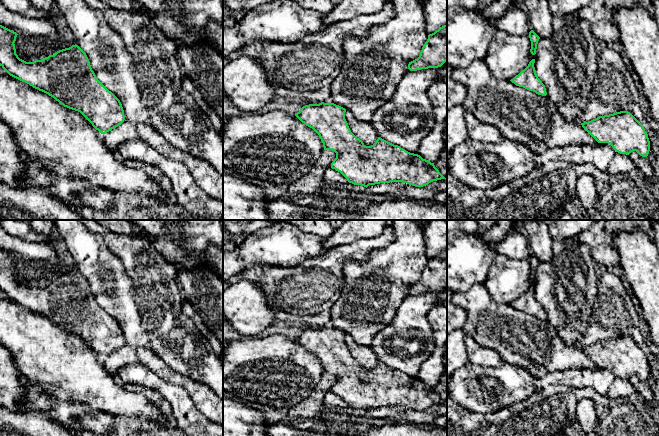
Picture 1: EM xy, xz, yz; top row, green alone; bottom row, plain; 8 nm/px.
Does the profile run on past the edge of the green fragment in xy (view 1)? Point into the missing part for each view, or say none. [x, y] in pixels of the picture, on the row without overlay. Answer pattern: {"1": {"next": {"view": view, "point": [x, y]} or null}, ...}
{"1": {"next": null}}

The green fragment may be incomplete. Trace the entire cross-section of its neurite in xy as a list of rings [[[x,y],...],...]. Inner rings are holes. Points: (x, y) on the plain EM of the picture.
[[[0,249],[0,290],[10,300],[48,318],[64,331],[80,336],[101,358],[106,358],[124,346],[126,340],[120,324],[98,304],[86,277],[78,269],[59,274],[41,284],[26,286],[16,278],[14,267],[17,259],[16,256]]]

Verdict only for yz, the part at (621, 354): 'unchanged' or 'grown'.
unchanged

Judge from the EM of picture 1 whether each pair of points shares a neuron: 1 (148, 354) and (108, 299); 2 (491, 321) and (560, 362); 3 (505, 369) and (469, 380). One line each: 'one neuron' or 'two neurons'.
1: two neurons
2: one neuron
3: one neuron

